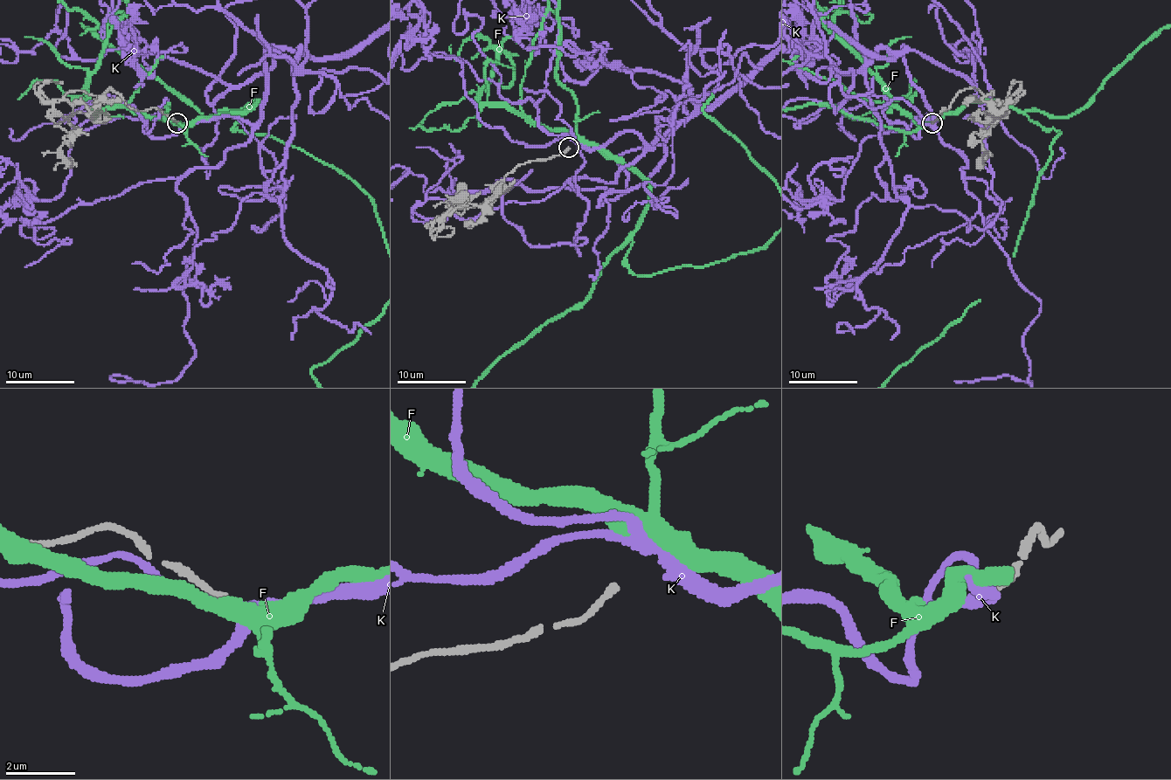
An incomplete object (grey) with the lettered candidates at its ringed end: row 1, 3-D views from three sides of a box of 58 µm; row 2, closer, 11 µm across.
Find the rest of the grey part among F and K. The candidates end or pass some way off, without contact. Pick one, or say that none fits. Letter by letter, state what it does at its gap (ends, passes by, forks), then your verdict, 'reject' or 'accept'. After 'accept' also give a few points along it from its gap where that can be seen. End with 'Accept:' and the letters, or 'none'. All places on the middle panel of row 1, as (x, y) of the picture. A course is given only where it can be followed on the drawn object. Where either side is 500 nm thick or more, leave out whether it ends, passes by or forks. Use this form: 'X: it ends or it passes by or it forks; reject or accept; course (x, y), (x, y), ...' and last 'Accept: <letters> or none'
F: it passes by; reject
K: it forks; accept; course (573, 141), (599, 148), (634, 131), (653, 147), (656, 119), (682, 120), (718, 106)
Accept: K

